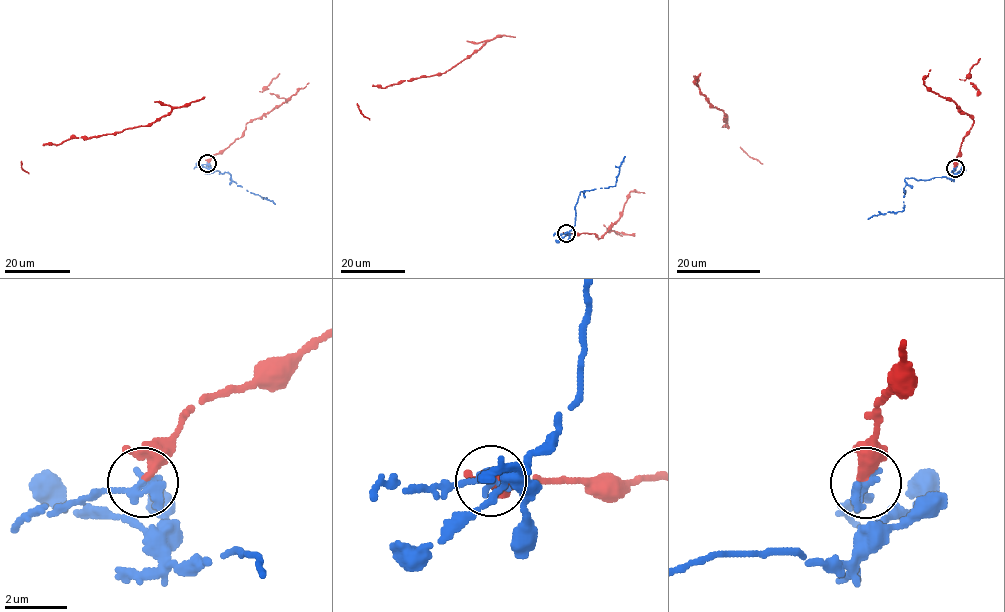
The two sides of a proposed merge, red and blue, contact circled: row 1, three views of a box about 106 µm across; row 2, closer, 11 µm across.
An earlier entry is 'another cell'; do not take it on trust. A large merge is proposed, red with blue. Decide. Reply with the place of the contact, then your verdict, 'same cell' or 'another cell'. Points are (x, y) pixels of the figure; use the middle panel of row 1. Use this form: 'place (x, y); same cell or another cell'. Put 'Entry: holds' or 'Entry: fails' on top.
Entry: holds
place (566, 233); another cell

